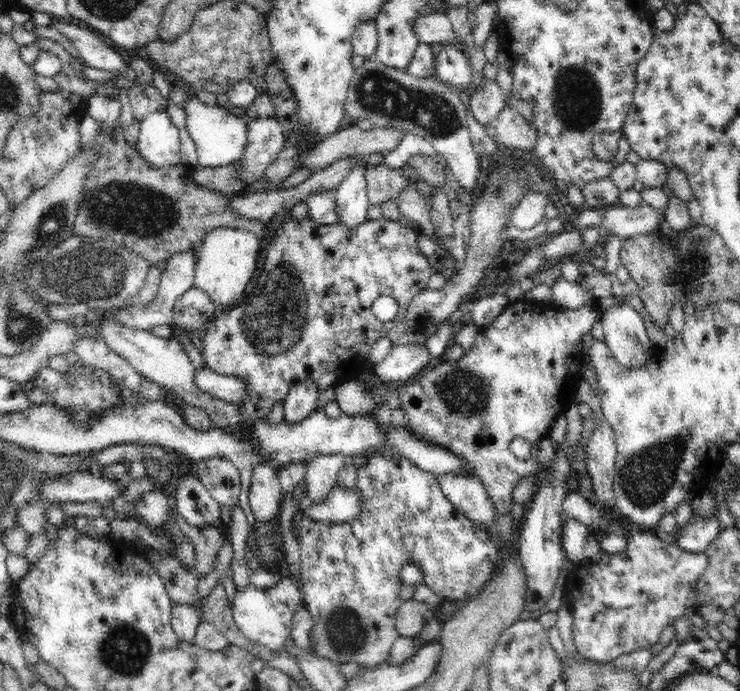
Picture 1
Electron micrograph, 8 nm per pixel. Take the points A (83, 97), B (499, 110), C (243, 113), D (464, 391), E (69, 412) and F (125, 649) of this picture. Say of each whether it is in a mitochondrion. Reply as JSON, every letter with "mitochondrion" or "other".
{"A":"other","B":"other","C":"other","D":"mitochondrion","E":"other","F":"mitochondrion"}

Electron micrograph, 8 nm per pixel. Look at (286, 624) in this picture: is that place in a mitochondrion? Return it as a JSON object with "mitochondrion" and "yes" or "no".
{"mitochondrion":"no"}

